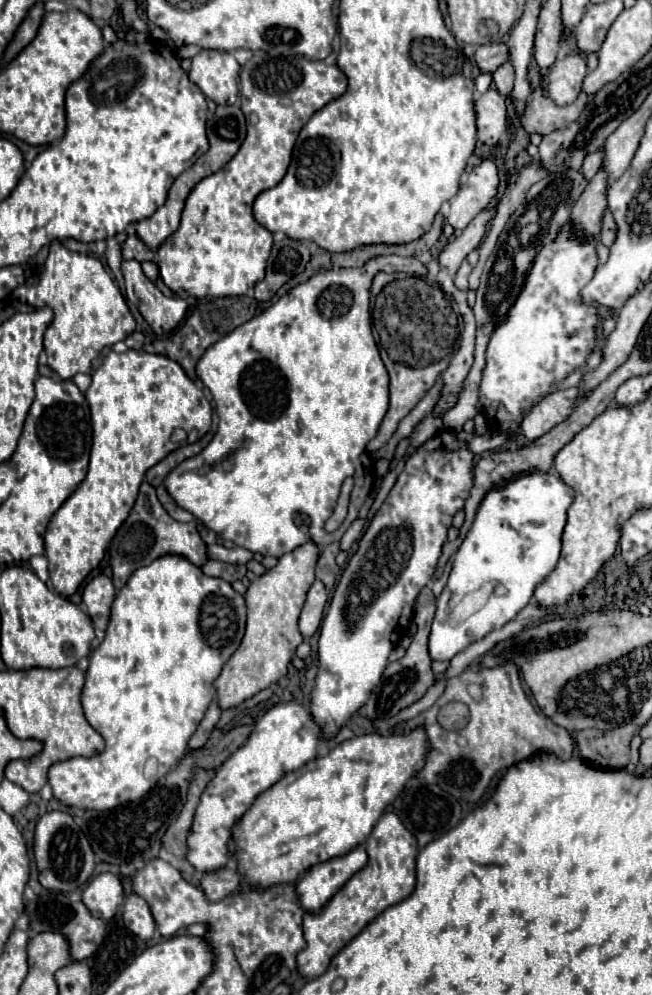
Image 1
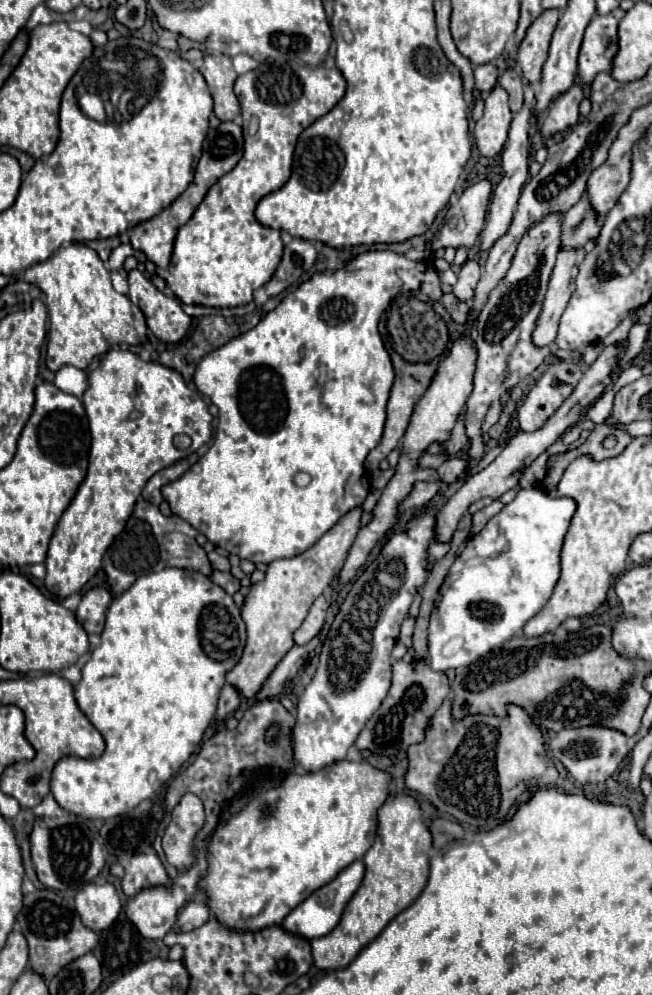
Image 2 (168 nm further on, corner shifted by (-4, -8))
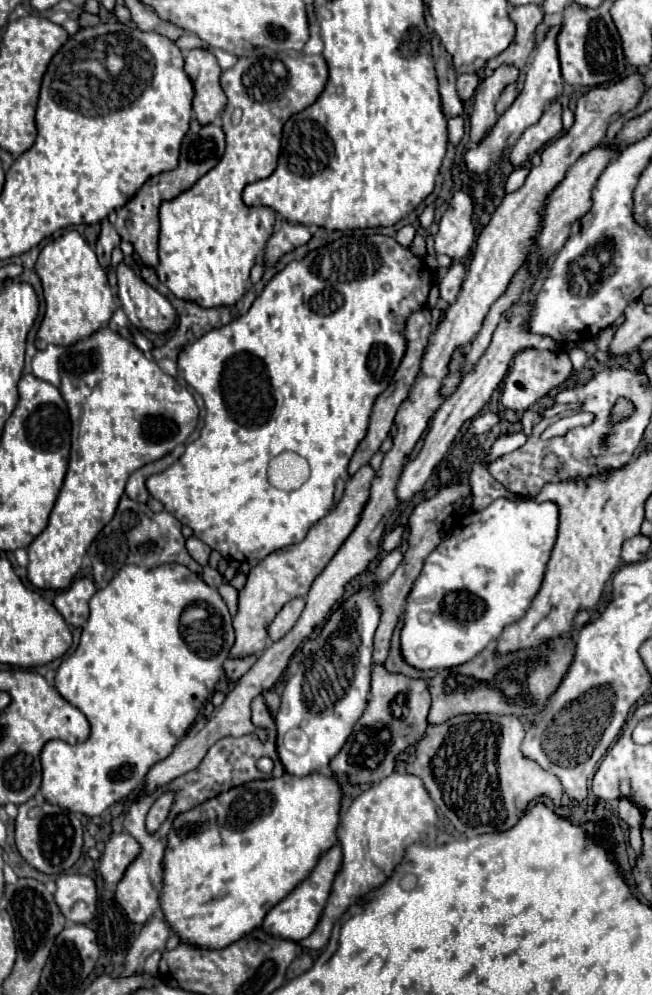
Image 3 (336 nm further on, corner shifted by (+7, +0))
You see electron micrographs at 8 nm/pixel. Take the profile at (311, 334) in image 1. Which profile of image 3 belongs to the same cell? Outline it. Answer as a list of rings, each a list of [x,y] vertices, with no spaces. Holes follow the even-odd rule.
[[[368,235],[364,239],[358,241],[332,241],[320,249],[310,251],[304,259],[300,261],[292,261],[288,263],[282,271],[278,271],[264,287],[264,291],[256,297],[256,301],[252,303],[250,311],[238,319],[234,319],[232,323],[210,331],[208,335],[202,335],[196,343],[186,345],[180,355],[178,355],[178,377],[186,381],[186,385],[190,386],[204,402],[204,429],[200,431],[198,439],[194,439],[192,443],[186,445],[186,451],[182,453],[182,457],[172,463],[164,473],[160,475],[152,475],[146,481],[146,487],[150,491],[150,495],[154,499],[158,499],[168,513],[176,515],[176,519],[182,525],[188,525],[194,531],[194,537],[198,537],[200,541],[204,541],[210,549],[218,551],[224,559],[234,559],[234,561],[262,561],[266,555],[270,555],[272,551],[284,549],[288,545],[300,543],[308,529],[320,521],[324,515],[330,513],[330,509],[334,507],[334,491],[336,491],[336,483],[348,479],[348,461],[354,453],[354,449],[358,447],[358,443],[364,439],[366,429],[368,429],[368,419],[370,419],[370,411],[372,405],[376,401],[376,397],[380,393],[386,391],[388,383],[392,381],[392,375],[396,373],[404,353],[406,353],[406,337],[404,337],[404,325],[406,319],[420,311],[422,307],[426,307],[426,299],[428,299],[428,291],[432,287],[432,271],[426,263],[422,263],[422,259],[408,249],[404,245],[400,245],[396,239],[388,237],[388,235]],[[282,451],[296,451],[300,453],[304,459],[308,459],[310,469],[312,469],[312,481],[306,481],[300,489],[296,491],[280,491],[274,489],[268,479],[266,479],[266,467],[268,461],[272,457],[276,457]]]

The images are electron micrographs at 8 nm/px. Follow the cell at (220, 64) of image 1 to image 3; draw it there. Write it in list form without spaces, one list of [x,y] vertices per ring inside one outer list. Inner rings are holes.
[[[192,49],[184,59],[184,71],[194,85],[192,111],[200,125],[208,125],[226,105],[226,95],[220,87],[222,69],[208,49]]]

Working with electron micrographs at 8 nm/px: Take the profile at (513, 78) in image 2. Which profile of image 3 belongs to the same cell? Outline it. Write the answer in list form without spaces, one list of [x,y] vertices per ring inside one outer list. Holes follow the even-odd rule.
[[[512,83],[512,85],[508,85],[504,91],[502,91],[502,95],[500,95],[500,99],[498,99],[498,103],[496,103],[496,113],[498,115],[502,115],[512,103],[514,103],[514,99],[516,99],[516,95],[518,95],[518,87]]]

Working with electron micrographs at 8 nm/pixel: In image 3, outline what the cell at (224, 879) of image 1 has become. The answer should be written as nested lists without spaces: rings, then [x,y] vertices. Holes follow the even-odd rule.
[[[154,917],[152,921],[148,921],[142,927],[140,935],[136,937],[136,941],[132,943],[130,951],[126,953],[124,969],[120,971],[120,977],[136,975],[142,969],[142,965],[144,965],[148,955],[152,955],[154,951],[164,949],[168,935],[170,935],[170,927],[162,921],[162,917]]]

